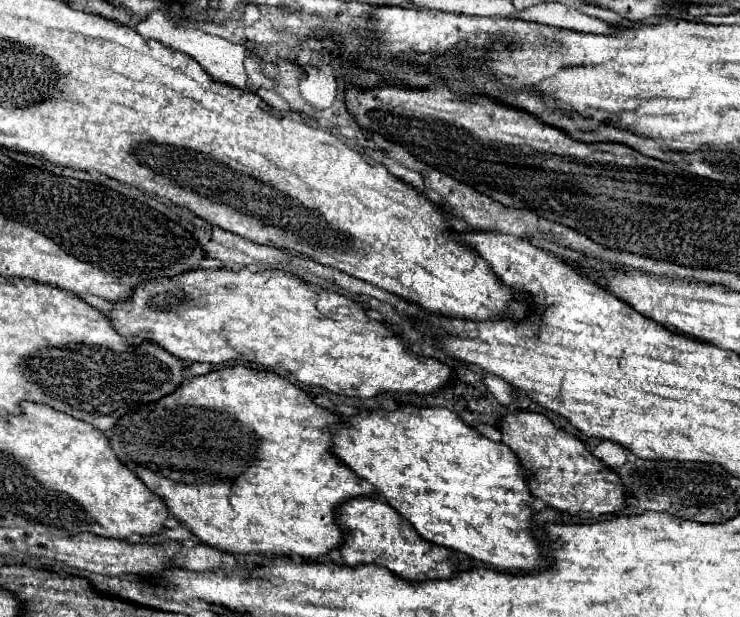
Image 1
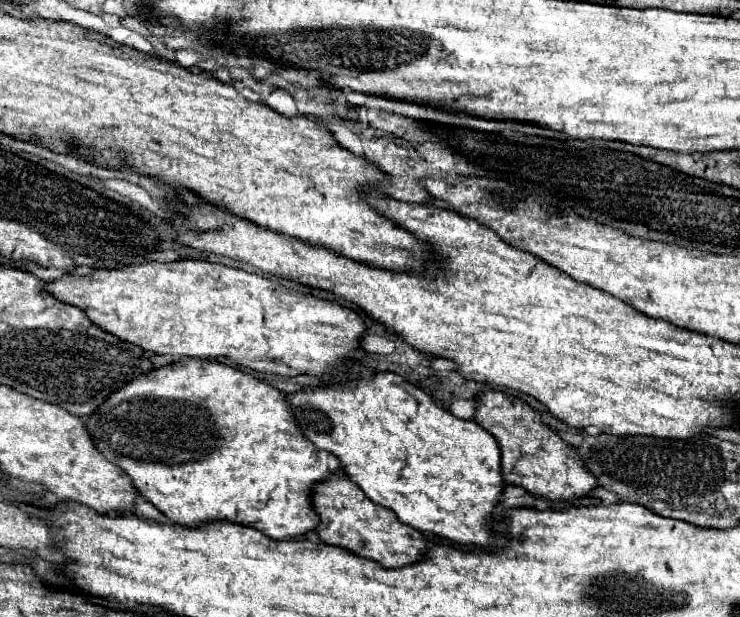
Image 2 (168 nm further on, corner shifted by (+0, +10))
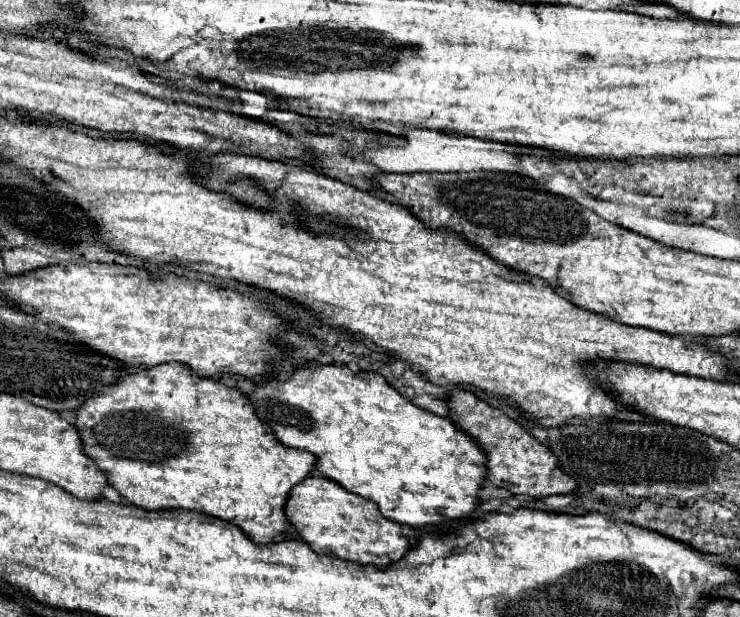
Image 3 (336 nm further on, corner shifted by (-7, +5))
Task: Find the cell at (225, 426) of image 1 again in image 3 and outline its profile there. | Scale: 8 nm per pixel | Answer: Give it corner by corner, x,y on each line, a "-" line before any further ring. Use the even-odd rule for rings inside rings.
162,363
162,365
150,367
150,369
136,371
132,375
118,379
108,389
88,397
76,409
76,429
78,429
80,439
82,439
82,451
98,465
100,471
104,471
108,483
132,505
142,507
142,509
152,509
152,511
156,511
156,509
196,509
200,513
208,513
212,517
220,517
222,521
234,523
252,541
262,543
262,545
272,543
290,525
286,519
286,513
284,513
286,495
290,493
290,489
296,483
300,483
302,479
306,479
314,471
314,459
312,459
312,455
308,455
308,451
288,449
288,447
276,443
276,437
272,435
272,431
268,431
268,425
260,423
260,419
256,419
256,413
252,411
252,405
248,405
248,399
244,393
240,393
238,389
226,387
222,383
214,383
212,379
200,379
196,375
190,375
188,367
184,367
180,363

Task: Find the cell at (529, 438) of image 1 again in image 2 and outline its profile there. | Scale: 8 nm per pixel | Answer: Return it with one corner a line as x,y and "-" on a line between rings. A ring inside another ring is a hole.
489,390
479,396
477,424
491,432
501,446
501,466
507,484
525,488
531,494
549,500
579,500
587,498
599,484
585,468
573,446
569,446
557,432
543,424
541,414
517,396

